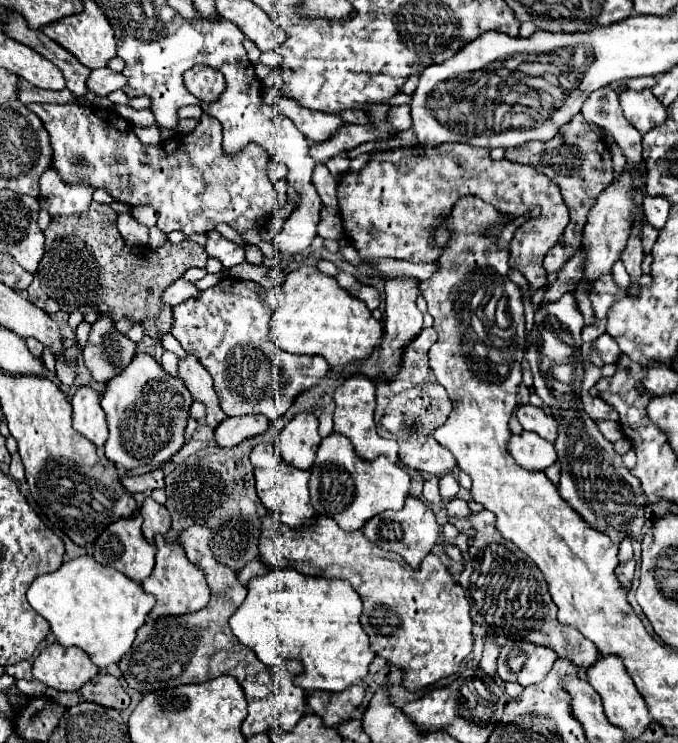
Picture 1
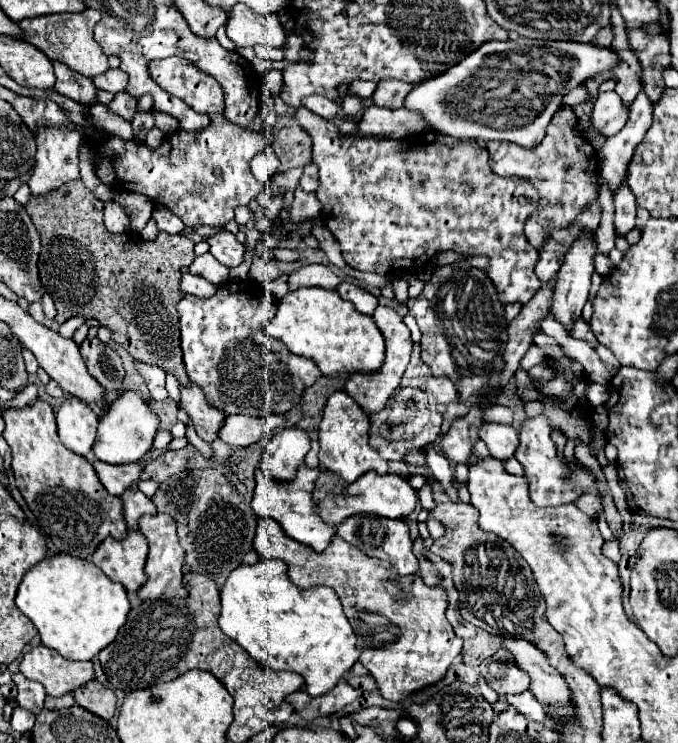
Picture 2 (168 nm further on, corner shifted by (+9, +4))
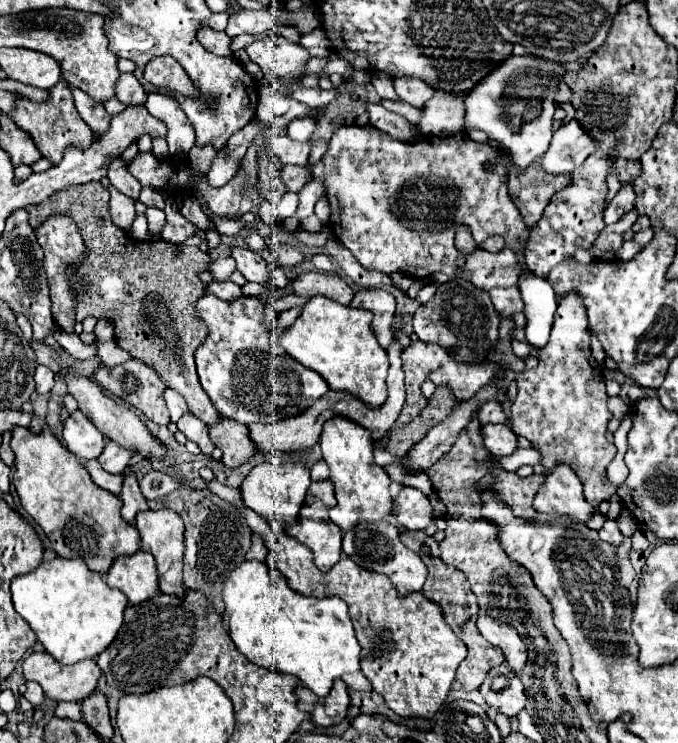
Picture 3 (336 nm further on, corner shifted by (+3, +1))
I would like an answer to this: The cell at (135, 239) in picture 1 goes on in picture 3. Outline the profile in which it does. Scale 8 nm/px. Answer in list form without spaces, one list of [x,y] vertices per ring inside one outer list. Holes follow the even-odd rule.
[[[114,186],[108,188],[110,190],[110,214],[114,224],[118,224],[122,230],[128,230],[136,218],[136,202],[132,198],[128,198],[126,194],[118,192]]]

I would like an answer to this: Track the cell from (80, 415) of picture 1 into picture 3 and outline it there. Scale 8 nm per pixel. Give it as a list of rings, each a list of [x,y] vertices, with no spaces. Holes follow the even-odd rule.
[[[80,410],[68,416],[64,424],[64,446],[80,462],[98,458],[104,444],[106,444],[106,438],[102,436],[102,432]]]

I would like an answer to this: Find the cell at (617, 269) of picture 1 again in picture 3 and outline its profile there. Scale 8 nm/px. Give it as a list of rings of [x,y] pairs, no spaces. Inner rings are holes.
[[[628,240],[628,242],[624,242],[622,244],[622,248],[618,250],[618,258],[622,260],[622,262],[626,262],[626,260],[632,260],[638,252],[642,250],[642,246],[638,244],[638,242],[634,242],[634,240]]]

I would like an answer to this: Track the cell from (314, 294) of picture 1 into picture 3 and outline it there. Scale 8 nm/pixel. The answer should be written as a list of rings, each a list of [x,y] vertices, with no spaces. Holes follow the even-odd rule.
[[[314,296],[300,318],[280,336],[280,346],[302,366],[318,372],[330,390],[344,390],[358,396],[368,408],[380,408],[386,400],[388,354],[370,330],[372,312],[342,306],[330,298]]]

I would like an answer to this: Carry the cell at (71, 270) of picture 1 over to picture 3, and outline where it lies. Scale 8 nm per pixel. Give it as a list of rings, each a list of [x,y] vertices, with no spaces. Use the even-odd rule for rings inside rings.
[[[86,182],[80,186],[64,188],[62,192],[56,192],[48,200],[28,206],[26,212],[30,216],[32,226],[40,226],[52,214],[66,214],[78,224],[80,234],[84,236],[88,258],[70,274],[72,288],[78,296],[76,320],[82,322],[86,316],[112,320],[114,332],[116,332],[116,344],[122,350],[130,352],[132,358],[138,358],[148,366],[152,366],[166,380],[168,388],[174,388],[186,398],[194,416],[198,416],[206,424],[214,424],[222,418],[220,418],[220,412],[214,408],[214,404],[210,404],[210,398],[206,396],[206,392],[202,392],[202,386],[198,384],[196,364],[194,364],[194,352],[202,344],[202,340],[206,340],[206,324],[202,324],[202,318],[196,312],[198,300],[206,294],[206,284],[198,276],[208,270],[210,254],[202,252],[198,246],[184,246],[184,244],[182,244],[182,254],[178,254],[178,246],[164,242],[162,238],[154,238],[148,242],[130,238],[122,228],[118,228],[110,220],[108,200],[110,200],[108,190],[100,182]]]

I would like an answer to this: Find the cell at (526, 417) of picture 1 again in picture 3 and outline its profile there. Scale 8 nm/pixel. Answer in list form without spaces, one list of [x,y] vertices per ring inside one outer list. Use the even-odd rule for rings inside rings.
[[[556,466],[546,474],[546,482],[534,498],[534,510],[550,516],[570,516],[582,524],[594,514],[594,508],[584,500],[582,482],[566,466]]]

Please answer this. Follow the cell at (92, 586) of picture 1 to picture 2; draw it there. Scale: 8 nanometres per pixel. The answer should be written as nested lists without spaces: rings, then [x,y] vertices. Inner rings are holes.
[[[68,553],[48,557],[26,571],[16,605],[36,625],[42,643],[72,661],[92,661],[116,639],[130,611],[130,599],[120,583],[108,579],[92,561]]]

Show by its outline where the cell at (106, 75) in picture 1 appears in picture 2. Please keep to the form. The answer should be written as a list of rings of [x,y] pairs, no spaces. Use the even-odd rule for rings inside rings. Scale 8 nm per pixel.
[[[108,69],[108,73],[102,73],[100,77],[92,79],[96,89],[104,89],[110,93],[120,93],[126,89],[128,83],[128,75],[122,69]]]

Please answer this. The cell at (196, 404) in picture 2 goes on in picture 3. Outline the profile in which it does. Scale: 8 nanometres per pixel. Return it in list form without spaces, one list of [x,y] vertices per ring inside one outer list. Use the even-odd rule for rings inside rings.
[[[224,418],[220,424],[212,424],[208,428],[210,428],[210,440],[214,442],[214,446],[224,452],[222,464],[228,466],[230,470],[246,464],[258,452],[244,424]]]

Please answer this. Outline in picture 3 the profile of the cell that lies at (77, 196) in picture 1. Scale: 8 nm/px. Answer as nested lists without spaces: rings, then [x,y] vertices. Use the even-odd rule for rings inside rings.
[[[60,80],[54,88],[48,90],[48,94],[50,96],[44,102],[32,102],[32,100],[20,96],[16,100],[16,106],[14,106],[14,112],[10,114],[10,118],[14,120],[14,124],[18,128],[22,128],[24,132],[28,132],[34,138],[34,142],[36,142],[38,150],[42,152],[42,156],[46,156],[48,160],[58,164],[68,146],[90,148],[90,136],[94,136],[94,132],[78,116],[76,106],[74,106],[74,98],[72,98],[72,90],[70,90],[66,80]]]

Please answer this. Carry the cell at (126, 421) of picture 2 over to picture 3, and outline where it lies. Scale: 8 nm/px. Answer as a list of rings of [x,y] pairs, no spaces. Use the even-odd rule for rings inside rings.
[[[108,440],[104,452],[98,458],[98,462],[110,474],[124,474],[126,466],[128,466],[128,460],[132,458],[132,454],[134,454],[132,450],[126,450],[126,448],[114,444],[112,440]]]

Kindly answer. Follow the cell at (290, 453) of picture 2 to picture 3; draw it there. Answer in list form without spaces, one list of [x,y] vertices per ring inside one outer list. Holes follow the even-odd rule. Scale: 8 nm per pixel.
[[[266,460],[264,464],[250,470],[240,486],[240,494],[248,508],[264,516],[274,528],[280,528],[284,532],[290,524],[298,522],[310,482],[310,472],[302,464],[292,464],[288,460]]]

